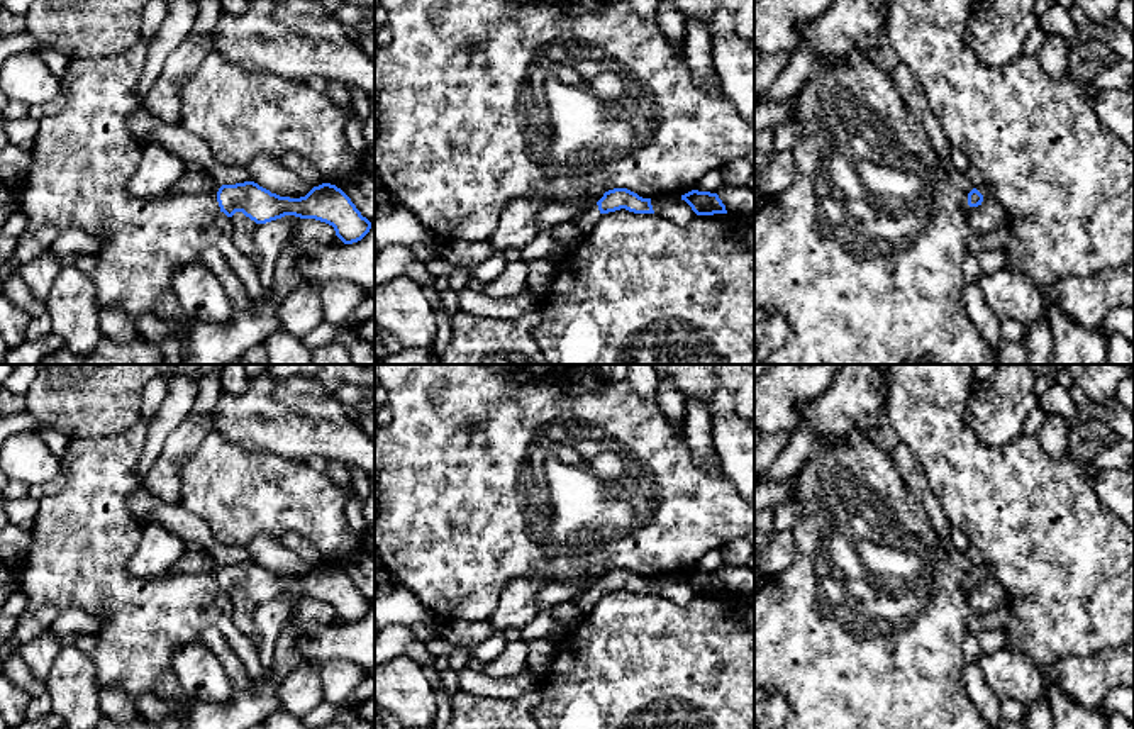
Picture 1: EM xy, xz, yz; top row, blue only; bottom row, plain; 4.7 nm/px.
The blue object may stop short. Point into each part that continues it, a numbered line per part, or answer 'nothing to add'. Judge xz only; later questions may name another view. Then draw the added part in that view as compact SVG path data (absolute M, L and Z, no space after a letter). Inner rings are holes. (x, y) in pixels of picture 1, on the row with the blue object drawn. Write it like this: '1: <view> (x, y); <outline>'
1: xz (585, 221); M595 202L592 205L588 205L583 212L580 212L573 219L573 224L585 236L586 232L590 232L597 225L600 217L602 217L602 214L600 214L598 205Z

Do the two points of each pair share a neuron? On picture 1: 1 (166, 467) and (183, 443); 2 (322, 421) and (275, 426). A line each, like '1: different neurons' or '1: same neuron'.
1: same neuron
2: same neuron

